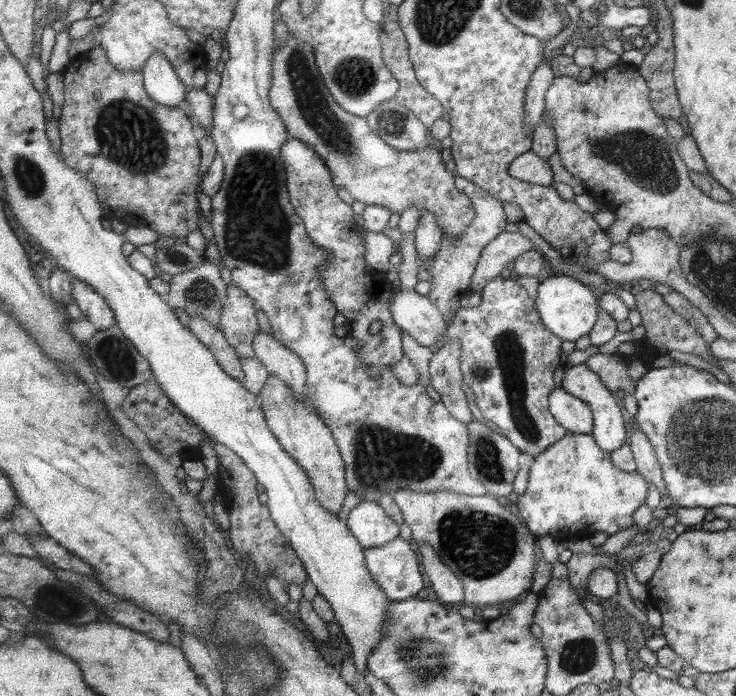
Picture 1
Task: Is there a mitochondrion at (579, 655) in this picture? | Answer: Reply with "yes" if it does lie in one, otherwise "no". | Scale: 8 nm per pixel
yes

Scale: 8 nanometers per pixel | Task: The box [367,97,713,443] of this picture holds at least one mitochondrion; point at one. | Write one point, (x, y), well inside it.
(646, 159)

